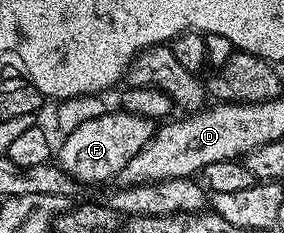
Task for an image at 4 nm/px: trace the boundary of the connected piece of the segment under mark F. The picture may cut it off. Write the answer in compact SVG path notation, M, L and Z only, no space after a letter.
M120 109L106 110L105 114L85 121L74 132L66 134L59 144L55 159L59 166L78 184L101 183L109 178L120 176L121 170L147 145L155 130L154 120L141 115L132 115L130 111Z

